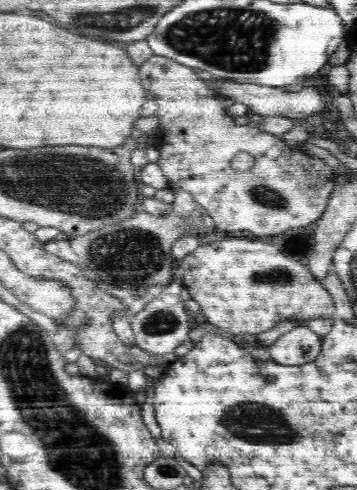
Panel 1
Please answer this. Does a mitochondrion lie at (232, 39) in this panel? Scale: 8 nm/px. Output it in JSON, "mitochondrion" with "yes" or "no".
{"mitochondrion":"yes"}

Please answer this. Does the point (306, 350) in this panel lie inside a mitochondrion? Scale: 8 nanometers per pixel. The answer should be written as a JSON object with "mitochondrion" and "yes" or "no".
{"mitochondrion":"yes"}

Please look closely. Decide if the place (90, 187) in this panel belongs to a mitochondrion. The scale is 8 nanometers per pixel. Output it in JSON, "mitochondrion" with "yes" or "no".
{"mitochondrion":"yes"}

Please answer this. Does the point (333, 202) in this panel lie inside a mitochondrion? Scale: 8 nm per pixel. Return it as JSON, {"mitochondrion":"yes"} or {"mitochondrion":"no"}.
{"mitochondrion":"no"}

